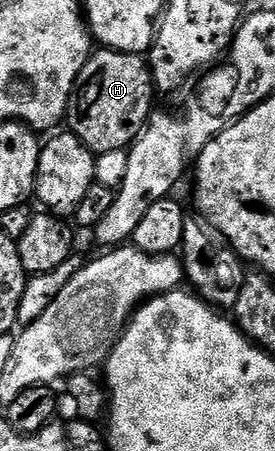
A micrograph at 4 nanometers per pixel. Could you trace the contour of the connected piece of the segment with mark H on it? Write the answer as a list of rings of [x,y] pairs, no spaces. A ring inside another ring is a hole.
[[[105,48],[97,49],[93,51],[91,58],[76,79],[72,102],[68,106],[67,127],[72,135],[77,136],[93,154],[109,152],[110,150],[125,150],[136,143],[148,123],[154,111],[153,94],[156,94],[156,87],[153,82],[151,65],[148,64],[143,55]]]

